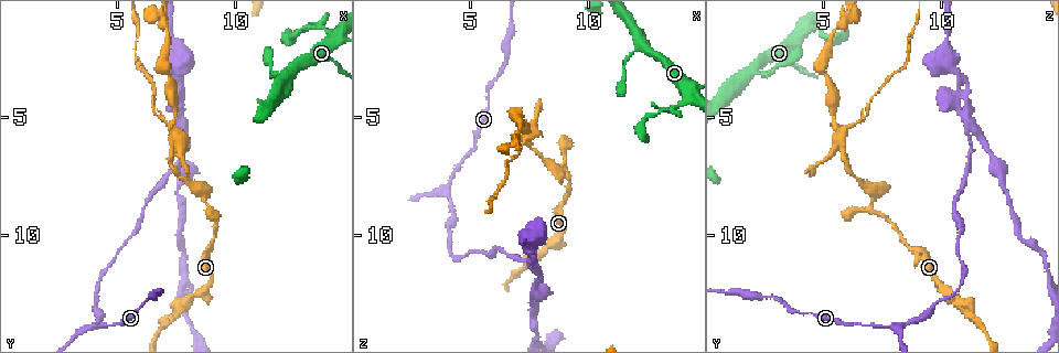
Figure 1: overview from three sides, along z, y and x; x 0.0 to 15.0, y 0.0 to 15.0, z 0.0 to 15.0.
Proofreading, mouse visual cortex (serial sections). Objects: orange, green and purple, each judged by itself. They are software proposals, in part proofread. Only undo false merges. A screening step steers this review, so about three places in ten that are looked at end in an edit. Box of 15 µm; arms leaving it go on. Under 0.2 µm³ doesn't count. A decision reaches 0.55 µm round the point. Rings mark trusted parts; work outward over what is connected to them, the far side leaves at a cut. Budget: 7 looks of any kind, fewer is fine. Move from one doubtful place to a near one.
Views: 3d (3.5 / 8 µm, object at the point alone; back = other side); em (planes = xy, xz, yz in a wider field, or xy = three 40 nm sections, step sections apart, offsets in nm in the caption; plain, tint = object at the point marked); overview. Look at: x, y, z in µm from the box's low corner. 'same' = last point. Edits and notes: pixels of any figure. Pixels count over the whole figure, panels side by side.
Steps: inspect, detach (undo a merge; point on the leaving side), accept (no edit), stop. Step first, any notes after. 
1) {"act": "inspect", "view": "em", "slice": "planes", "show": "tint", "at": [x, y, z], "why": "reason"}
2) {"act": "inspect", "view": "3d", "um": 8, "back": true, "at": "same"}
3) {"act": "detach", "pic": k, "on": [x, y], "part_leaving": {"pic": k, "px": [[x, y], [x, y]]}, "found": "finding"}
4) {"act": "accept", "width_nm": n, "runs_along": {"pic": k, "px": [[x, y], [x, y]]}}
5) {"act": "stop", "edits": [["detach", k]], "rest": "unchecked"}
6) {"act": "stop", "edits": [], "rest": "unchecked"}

{"act": "inspect", "view": "3d", "um": 8, "at": [8.7, 8.7, 7.2], "why": "sharp bend"}

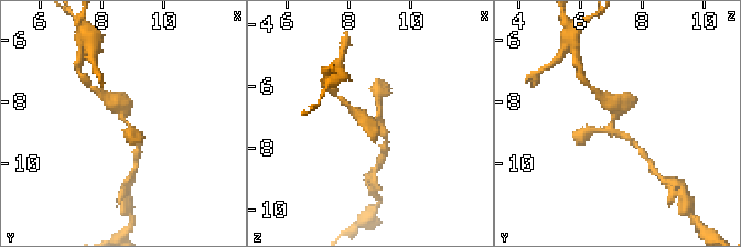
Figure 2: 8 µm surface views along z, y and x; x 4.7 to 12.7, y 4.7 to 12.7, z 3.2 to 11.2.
{"act": "inspect", "view": "3d", "um": 3.5, "at": [8.8, 8.5, 7.2], "why": "zoom in"}

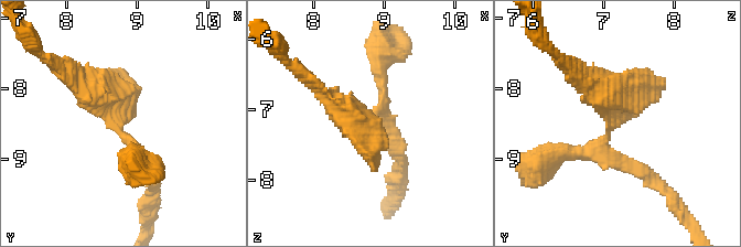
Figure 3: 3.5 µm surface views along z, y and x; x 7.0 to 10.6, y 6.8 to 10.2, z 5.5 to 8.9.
{"act": "inspect", "view": "em", "slice": "xy", "step": 3, "show": "tint", "at": [8.75, 8.60, 7.15]}

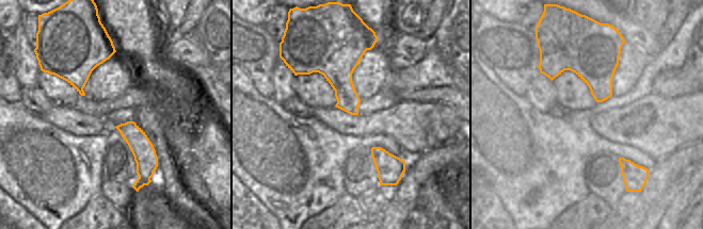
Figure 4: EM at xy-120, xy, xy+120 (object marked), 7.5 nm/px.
{"act": "accept", "width_nm": 170, "runs_along": {"pic": 3, "px": [[148, 169], [120, 131], [120, 104], [86, 87]]}, "found": "continuous, no second cell"}

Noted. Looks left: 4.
{"act": "inspect", "view": "3d", "um": 3.5, "at": [7.4, 5.7, 5.7], "why": "side arm on a straight run"}

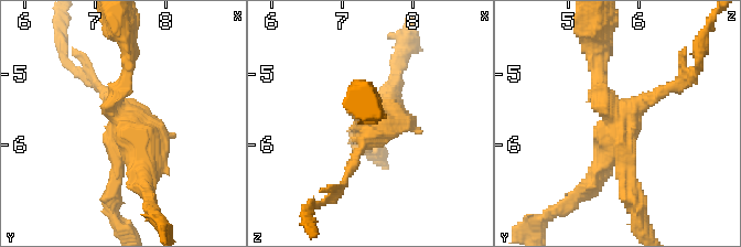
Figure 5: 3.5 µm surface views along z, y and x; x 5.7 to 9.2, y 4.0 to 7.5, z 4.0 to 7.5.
{"act": "inspect", "view": "em", "slice": "xy", "step": 3, "show": "tint", "at": [7.40, 5.70, 5.75]}

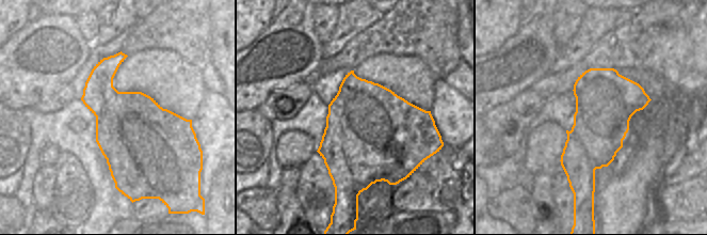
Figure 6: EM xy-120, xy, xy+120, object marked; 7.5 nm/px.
{"act": "accept", "runs_along": {"pic": 5, "px": [[634, 196], [594, 61]]}, "found": "all the same cell"}

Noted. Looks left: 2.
{"act": "inspect", "view": "3d", "um": 3.5, "at": [14.3, 1.5, 4.0], "why": "four-way junction"}

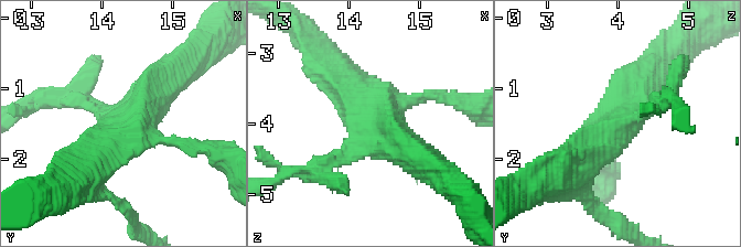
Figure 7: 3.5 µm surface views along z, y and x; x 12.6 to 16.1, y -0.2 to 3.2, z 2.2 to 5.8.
{"act": "inspect", "view": "em", "slice": "xy", "step": 5, "show": "tint", "at": [14.25, 1.55, 4.00], "arms": 4, "arm_widths_nm": [200, 200, 500, 500]}

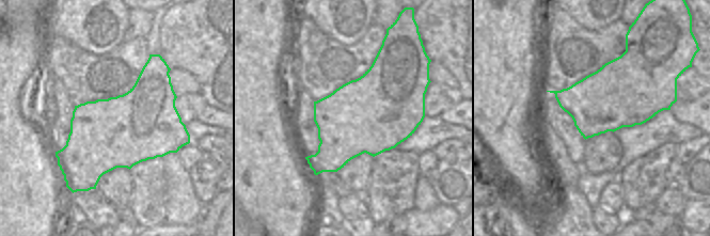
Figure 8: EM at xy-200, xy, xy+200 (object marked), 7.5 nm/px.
{"act": "accept", "width_nm": 600, "runs_along": {"pic": 7, "px": [[568, 171], [595, 141], [658, 100]]}, "found": "one cell here"}

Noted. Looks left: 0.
{"act": "stop", "edits": [], "rest": "unchecked"}

